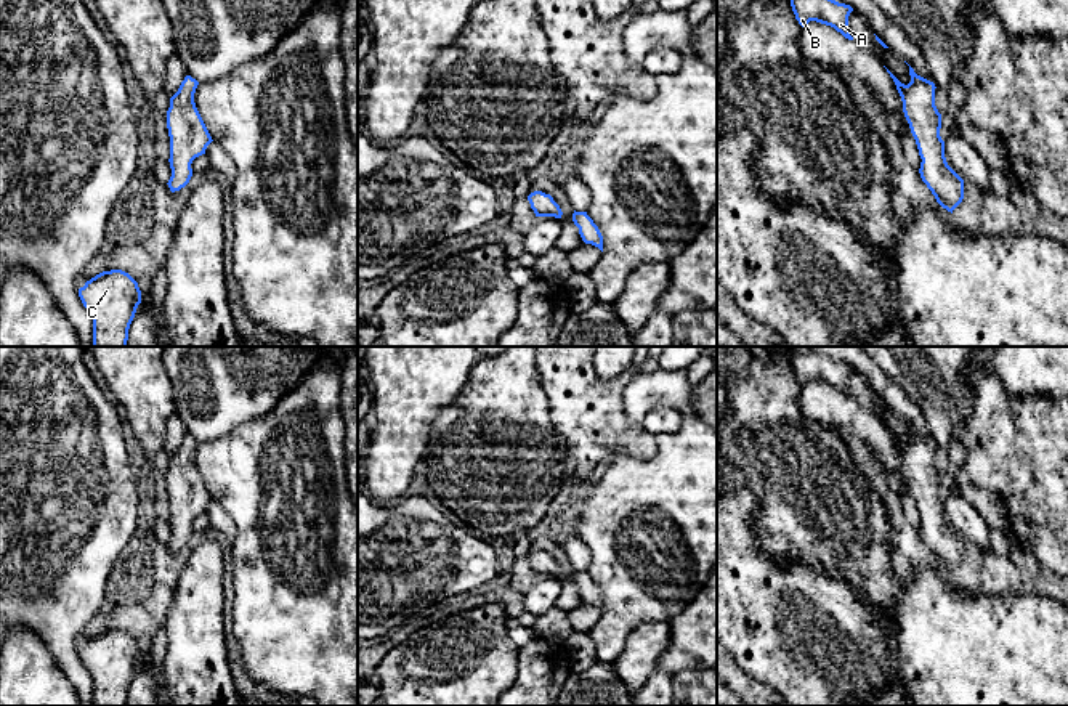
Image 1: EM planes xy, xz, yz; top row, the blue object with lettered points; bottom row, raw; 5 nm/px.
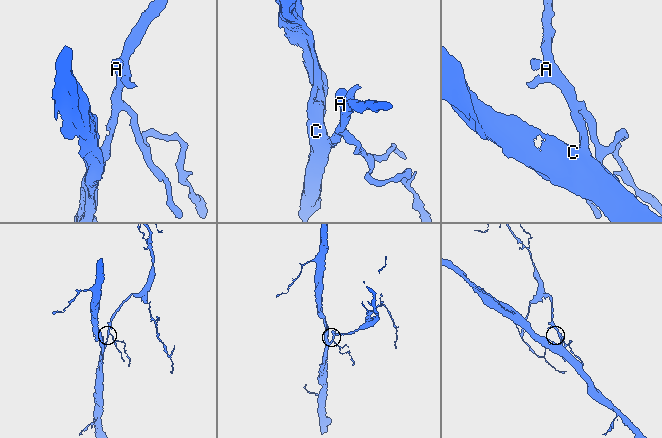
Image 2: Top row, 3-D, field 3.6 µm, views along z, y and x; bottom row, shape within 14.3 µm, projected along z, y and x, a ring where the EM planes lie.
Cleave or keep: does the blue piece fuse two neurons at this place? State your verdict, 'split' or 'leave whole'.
leave whole

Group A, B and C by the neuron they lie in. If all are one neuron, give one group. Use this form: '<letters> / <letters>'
A B C

